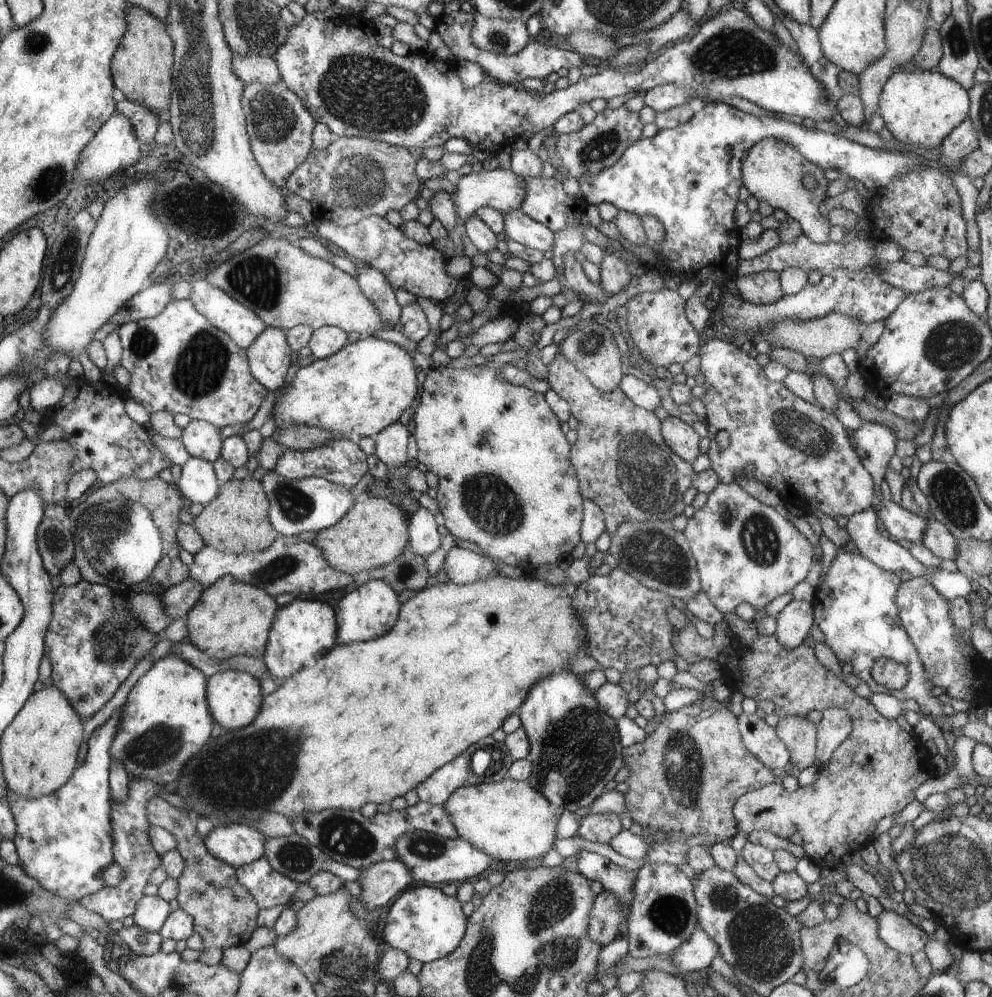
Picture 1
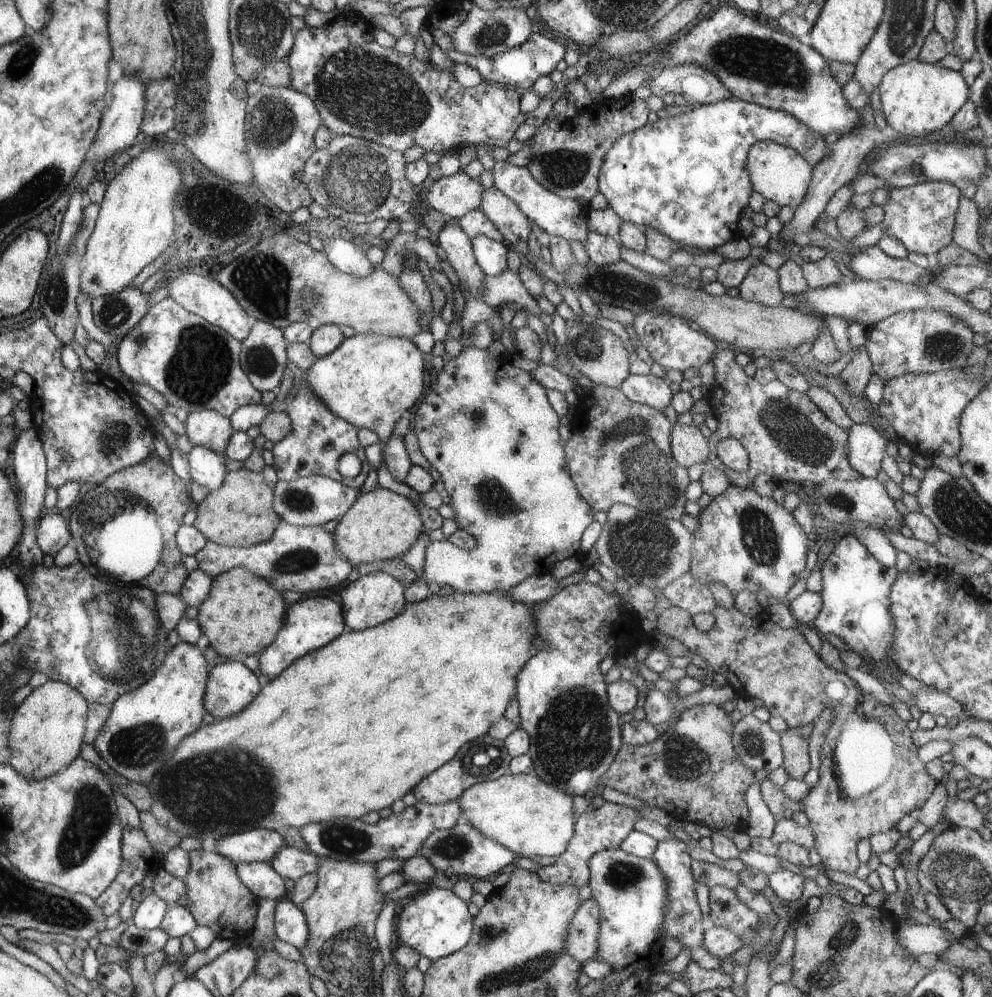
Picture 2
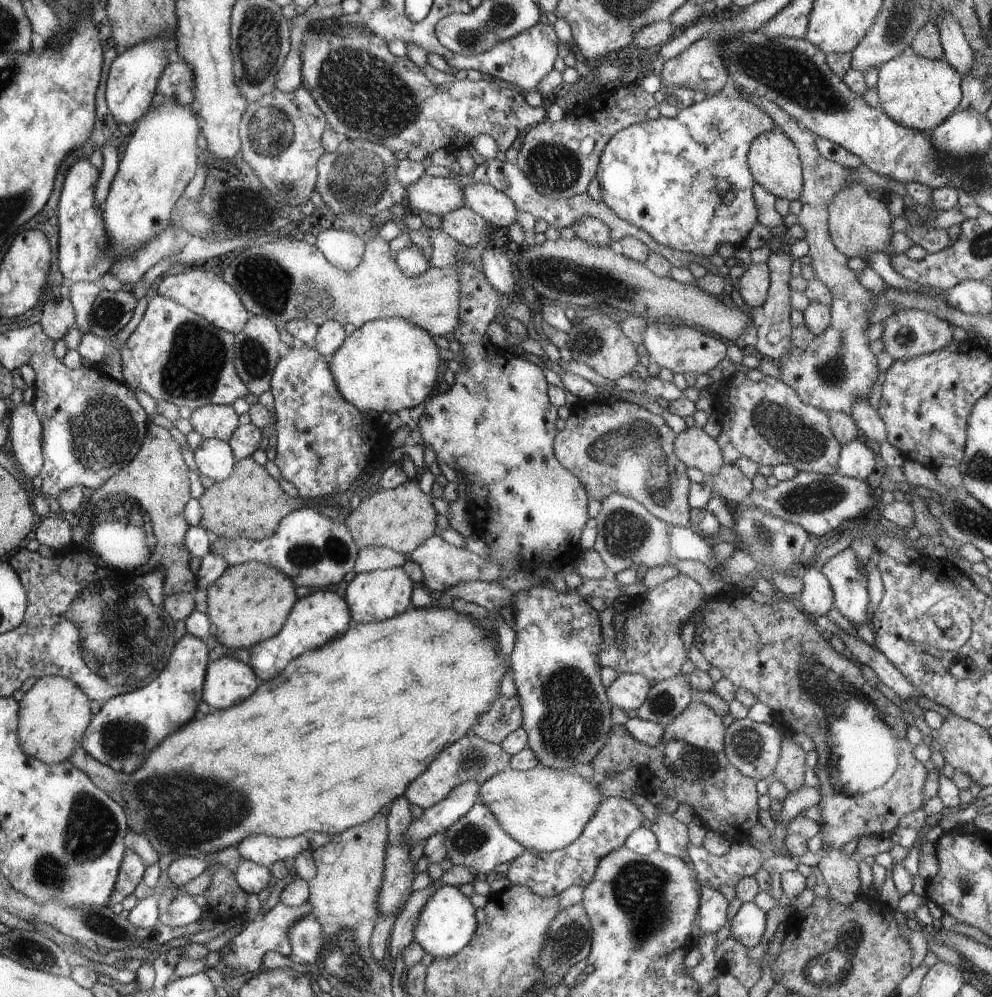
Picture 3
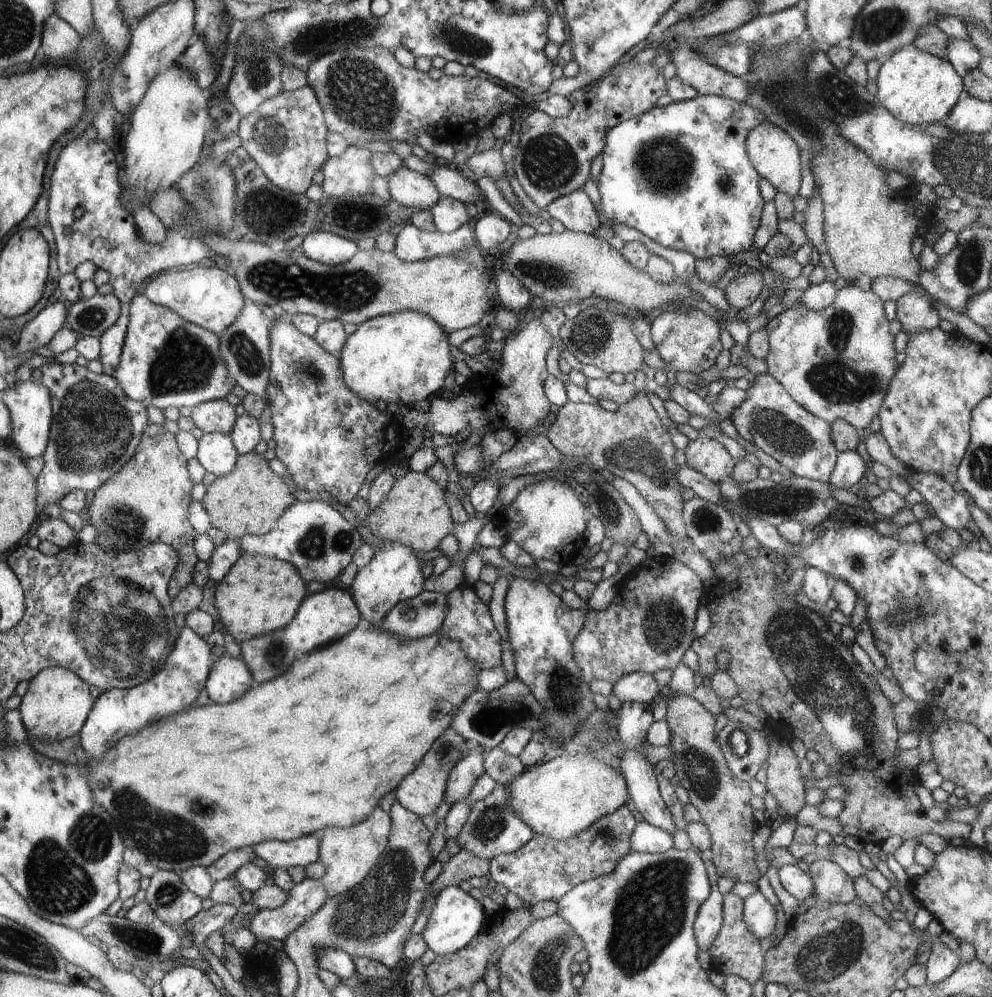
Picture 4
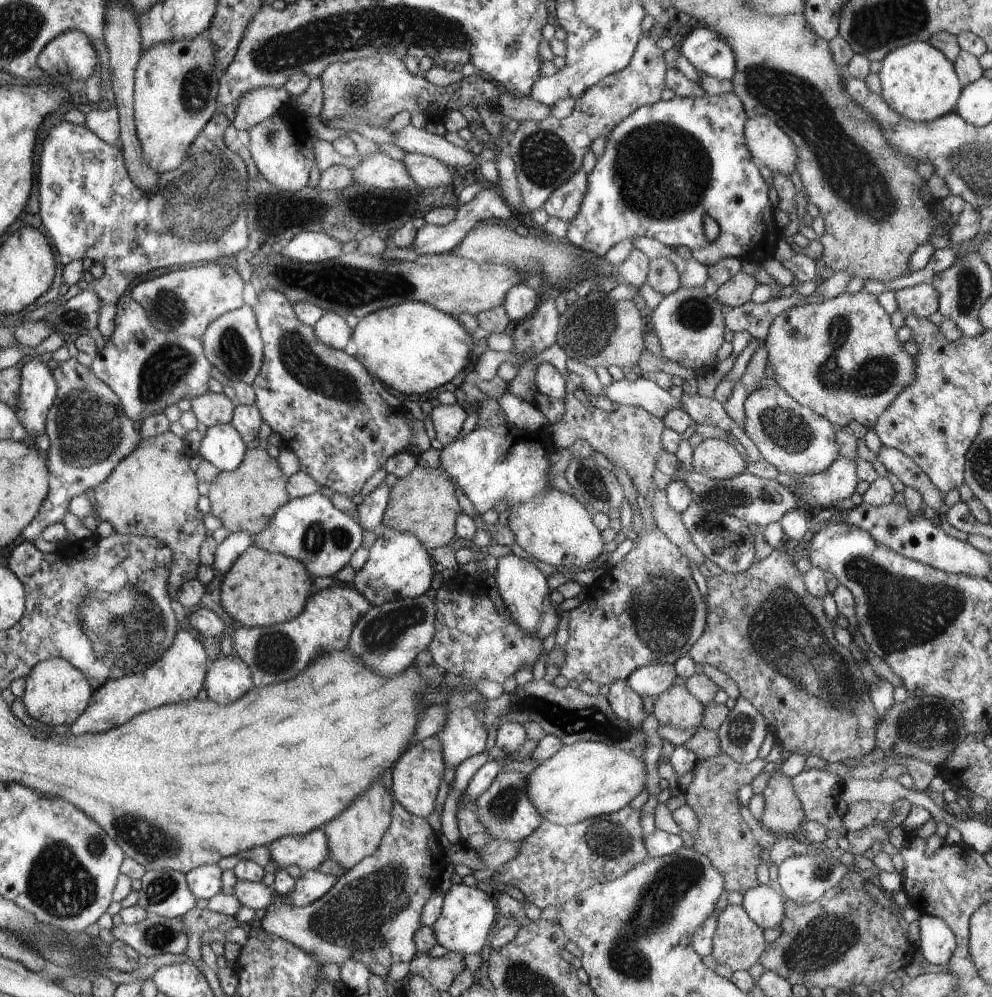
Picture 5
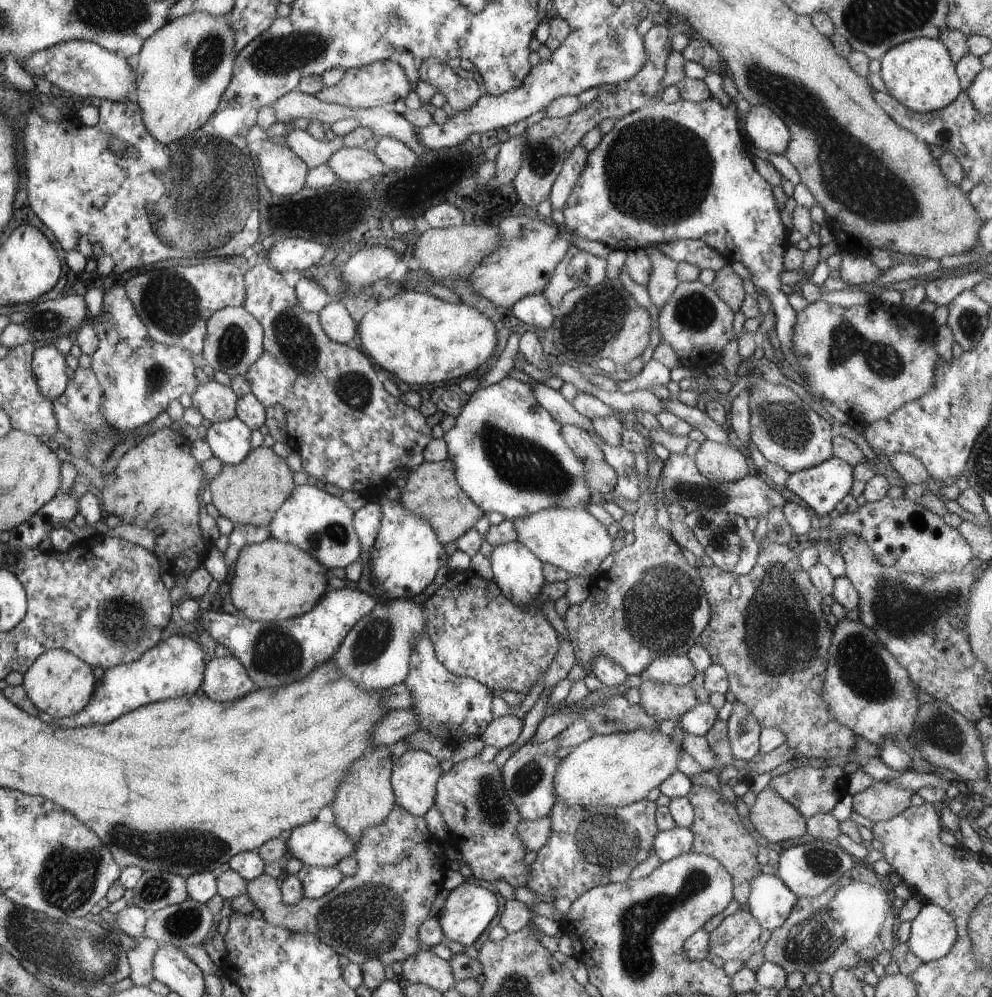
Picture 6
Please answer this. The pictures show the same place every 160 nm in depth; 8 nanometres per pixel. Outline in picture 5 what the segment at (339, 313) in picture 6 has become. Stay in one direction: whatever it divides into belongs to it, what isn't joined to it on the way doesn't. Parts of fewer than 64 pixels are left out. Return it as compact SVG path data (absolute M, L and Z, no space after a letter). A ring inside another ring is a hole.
M326 311L324 316L314 326L316 338L326 346L342 350L348 344L353 330L348 327L346 319L332 311Z

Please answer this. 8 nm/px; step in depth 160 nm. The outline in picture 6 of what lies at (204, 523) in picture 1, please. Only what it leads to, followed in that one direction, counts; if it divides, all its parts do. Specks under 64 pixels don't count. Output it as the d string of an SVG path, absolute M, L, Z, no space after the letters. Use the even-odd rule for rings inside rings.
M261 446L252 449L237 465L223 465L221 472L208 484L208 490L211 492L212 502L218 512L221 516L229 518L234 525L267 527L274 520L275 514L282 508L284 502L294 492L294 482L292 482L292 472L282 457L278 458L272 452L272 448Z

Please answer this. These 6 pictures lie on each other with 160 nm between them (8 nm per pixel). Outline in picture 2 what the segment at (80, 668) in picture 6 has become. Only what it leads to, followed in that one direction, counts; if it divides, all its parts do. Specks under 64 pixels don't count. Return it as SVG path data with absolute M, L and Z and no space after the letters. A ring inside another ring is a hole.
M48 680L34 688L14 709L7 746L10 747L11 765L16 770L32 779L45 779L66 769L80 754L88 702L75 687L62 681Z

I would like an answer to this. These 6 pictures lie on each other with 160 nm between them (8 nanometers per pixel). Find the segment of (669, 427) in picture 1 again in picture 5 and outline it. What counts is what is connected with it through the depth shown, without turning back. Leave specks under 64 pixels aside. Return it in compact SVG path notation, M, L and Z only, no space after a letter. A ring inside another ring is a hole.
M704 439L693 448L694 472L723 481L745 472L747 462L734 445L722 439Z

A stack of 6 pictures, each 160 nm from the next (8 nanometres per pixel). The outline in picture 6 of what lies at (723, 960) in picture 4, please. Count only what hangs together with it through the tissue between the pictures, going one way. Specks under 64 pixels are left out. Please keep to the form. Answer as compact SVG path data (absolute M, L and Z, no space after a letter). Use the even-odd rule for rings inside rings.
M739 908L709 933L710 954L720 956L725 961L747 962L752 954L761 949L758 943L761 929L747 908Z

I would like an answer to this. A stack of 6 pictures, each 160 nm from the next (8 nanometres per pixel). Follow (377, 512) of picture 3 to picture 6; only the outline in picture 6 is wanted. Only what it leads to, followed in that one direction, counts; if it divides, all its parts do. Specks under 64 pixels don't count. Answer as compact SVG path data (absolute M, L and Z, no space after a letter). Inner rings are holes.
M450 458L442 462L423 461L420 466L412 470L406 479L404 488L401 489L399 502L409 511L427 516L442 544L450 544L467 533L474 527L478 518L484 514L482 508L460 488L455 477L454 462Z

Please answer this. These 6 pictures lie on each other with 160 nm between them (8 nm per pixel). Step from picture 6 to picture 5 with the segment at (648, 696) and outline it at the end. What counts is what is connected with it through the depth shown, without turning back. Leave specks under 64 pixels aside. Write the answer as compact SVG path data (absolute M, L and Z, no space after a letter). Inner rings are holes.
M684 684L672 685L655 699L652 715L656 716L660 725L694 731L703 723L704 706Z

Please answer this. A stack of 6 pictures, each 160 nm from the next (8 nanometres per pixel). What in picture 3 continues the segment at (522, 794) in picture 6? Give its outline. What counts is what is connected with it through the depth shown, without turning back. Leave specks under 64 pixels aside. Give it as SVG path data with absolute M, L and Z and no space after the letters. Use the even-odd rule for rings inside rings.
M476 803L470 812L467 812L460 820L457 820L446 832L444 846L446 860L450 864L465 866L476 876L485 877L489 872L503 862L512 862L525 850L522 843L516 842L486 804Z

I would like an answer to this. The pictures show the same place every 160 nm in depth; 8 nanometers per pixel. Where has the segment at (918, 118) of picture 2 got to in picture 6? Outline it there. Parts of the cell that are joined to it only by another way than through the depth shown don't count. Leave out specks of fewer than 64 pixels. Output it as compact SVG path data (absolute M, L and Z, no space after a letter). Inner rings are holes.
M918 37L892 47L881 60L880 76L884 80L886 92L917 113L929 113L942 110L962 92L955 62L947 46L940 39Z

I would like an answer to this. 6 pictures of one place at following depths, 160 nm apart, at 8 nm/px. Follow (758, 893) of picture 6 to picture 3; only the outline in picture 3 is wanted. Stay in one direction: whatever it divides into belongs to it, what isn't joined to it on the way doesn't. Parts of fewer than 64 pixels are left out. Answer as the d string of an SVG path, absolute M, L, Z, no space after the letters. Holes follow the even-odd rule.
M756 901L744 903L734 918L732 918L731 936L734 941L747 949L760 944L766 930L766 913L757 905Z

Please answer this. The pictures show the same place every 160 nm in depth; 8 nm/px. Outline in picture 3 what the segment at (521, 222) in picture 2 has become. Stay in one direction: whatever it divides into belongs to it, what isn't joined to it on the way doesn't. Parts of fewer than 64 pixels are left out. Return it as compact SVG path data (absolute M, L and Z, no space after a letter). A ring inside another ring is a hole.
M488 181L468 184L464 189L465 206L485 218L499 233L516 222L515 204L502 191Z

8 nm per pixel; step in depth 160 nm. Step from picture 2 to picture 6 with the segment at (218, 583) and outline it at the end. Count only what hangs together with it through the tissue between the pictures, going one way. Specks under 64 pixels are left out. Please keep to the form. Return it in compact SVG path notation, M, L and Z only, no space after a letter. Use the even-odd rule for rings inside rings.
M268 537L264 542L246 545L237 556L234 578L229 585L232 604L238 612L253 621L282 622L291 617L299 617L311 611L326 593L324 566L304 549L292 543L281 543Z

